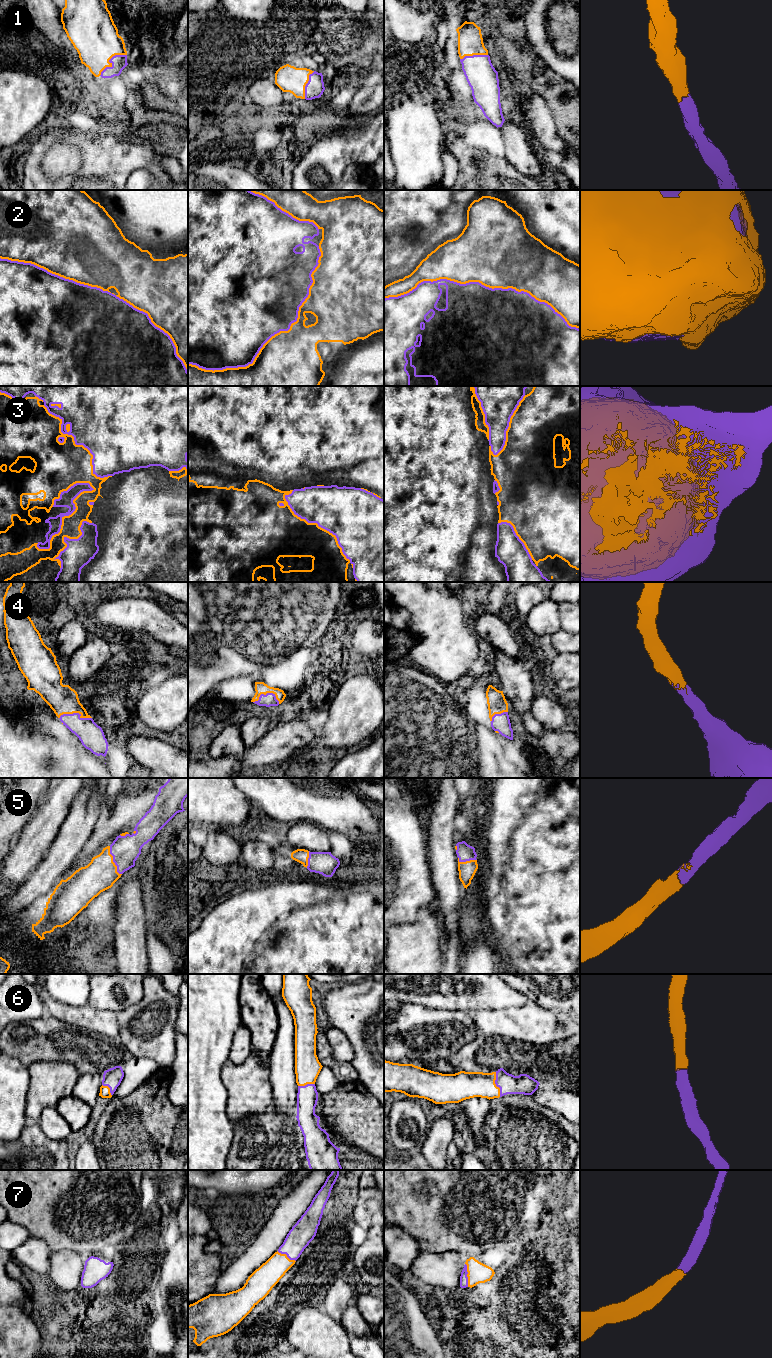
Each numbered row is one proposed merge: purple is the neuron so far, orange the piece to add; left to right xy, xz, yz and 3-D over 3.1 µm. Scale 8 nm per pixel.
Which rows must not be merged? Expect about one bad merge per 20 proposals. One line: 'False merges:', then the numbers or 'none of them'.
False merges: none of them

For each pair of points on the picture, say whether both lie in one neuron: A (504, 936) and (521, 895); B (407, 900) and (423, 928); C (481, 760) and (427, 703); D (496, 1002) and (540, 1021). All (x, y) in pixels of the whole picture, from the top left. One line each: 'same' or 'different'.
A: different
B: different
C: same
D: different

